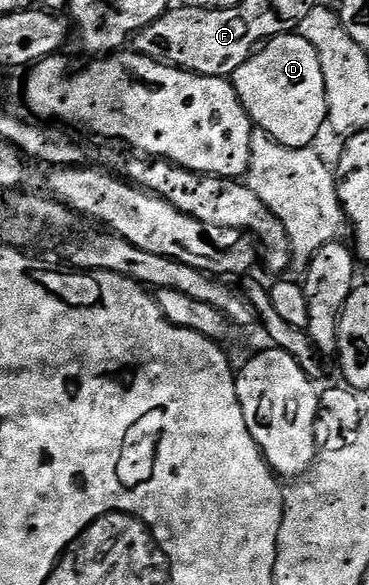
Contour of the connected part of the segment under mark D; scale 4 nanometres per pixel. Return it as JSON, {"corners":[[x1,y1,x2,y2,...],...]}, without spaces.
{"corners":[[298,32,269,39,261,49,251,54,247,62,236,68,232,81,257,129,288,148,310,148,315,145,318,133,328,122,326,85,316,48,312,48,312,44]]}

